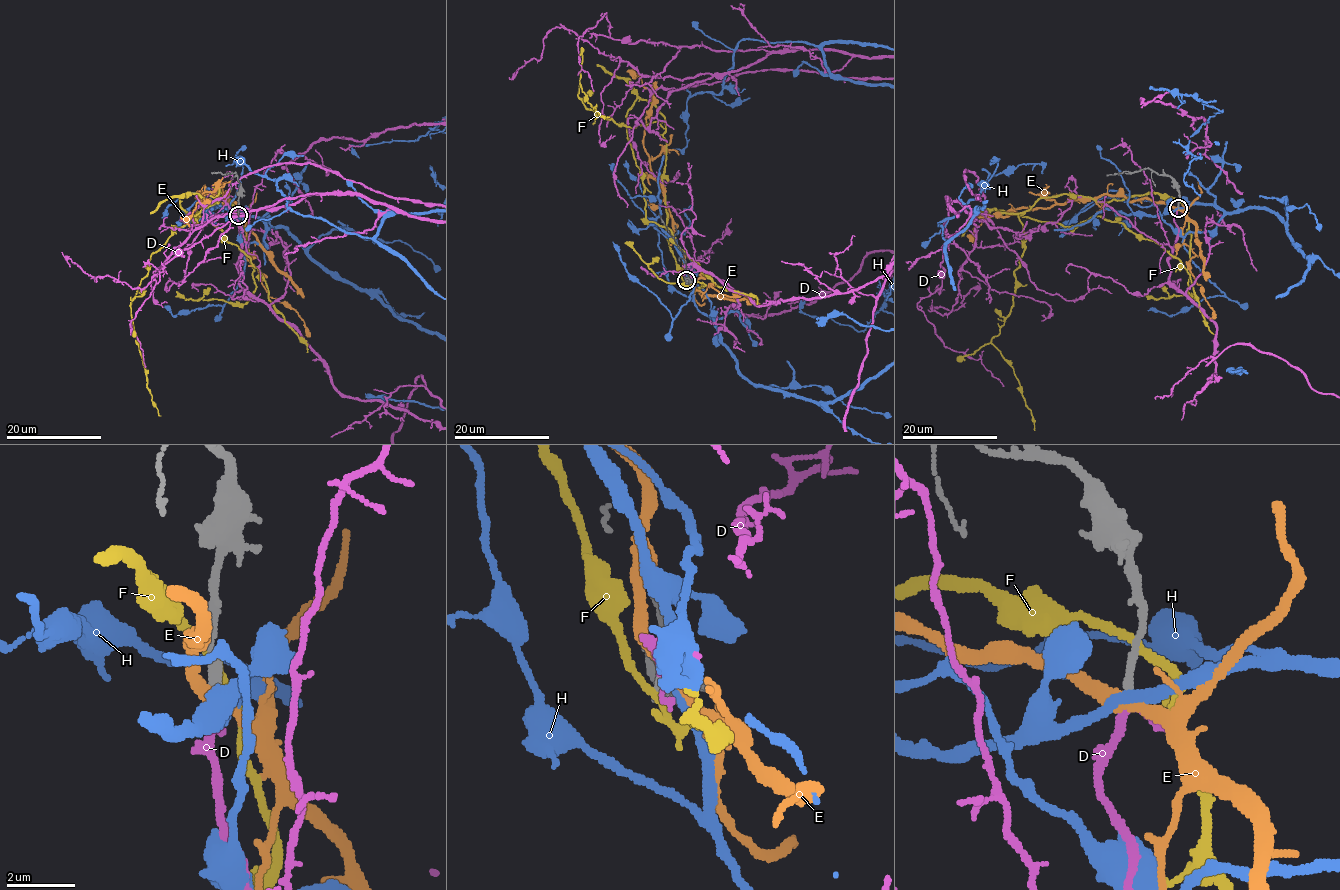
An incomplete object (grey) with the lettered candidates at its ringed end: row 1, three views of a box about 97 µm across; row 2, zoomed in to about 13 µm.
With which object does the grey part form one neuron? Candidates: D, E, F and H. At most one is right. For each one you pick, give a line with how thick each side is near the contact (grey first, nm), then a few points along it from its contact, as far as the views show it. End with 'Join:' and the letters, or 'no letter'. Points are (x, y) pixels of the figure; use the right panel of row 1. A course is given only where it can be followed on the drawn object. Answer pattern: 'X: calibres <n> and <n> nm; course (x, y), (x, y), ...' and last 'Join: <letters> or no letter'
D: calibres 260 and 200 nm
Join: D

